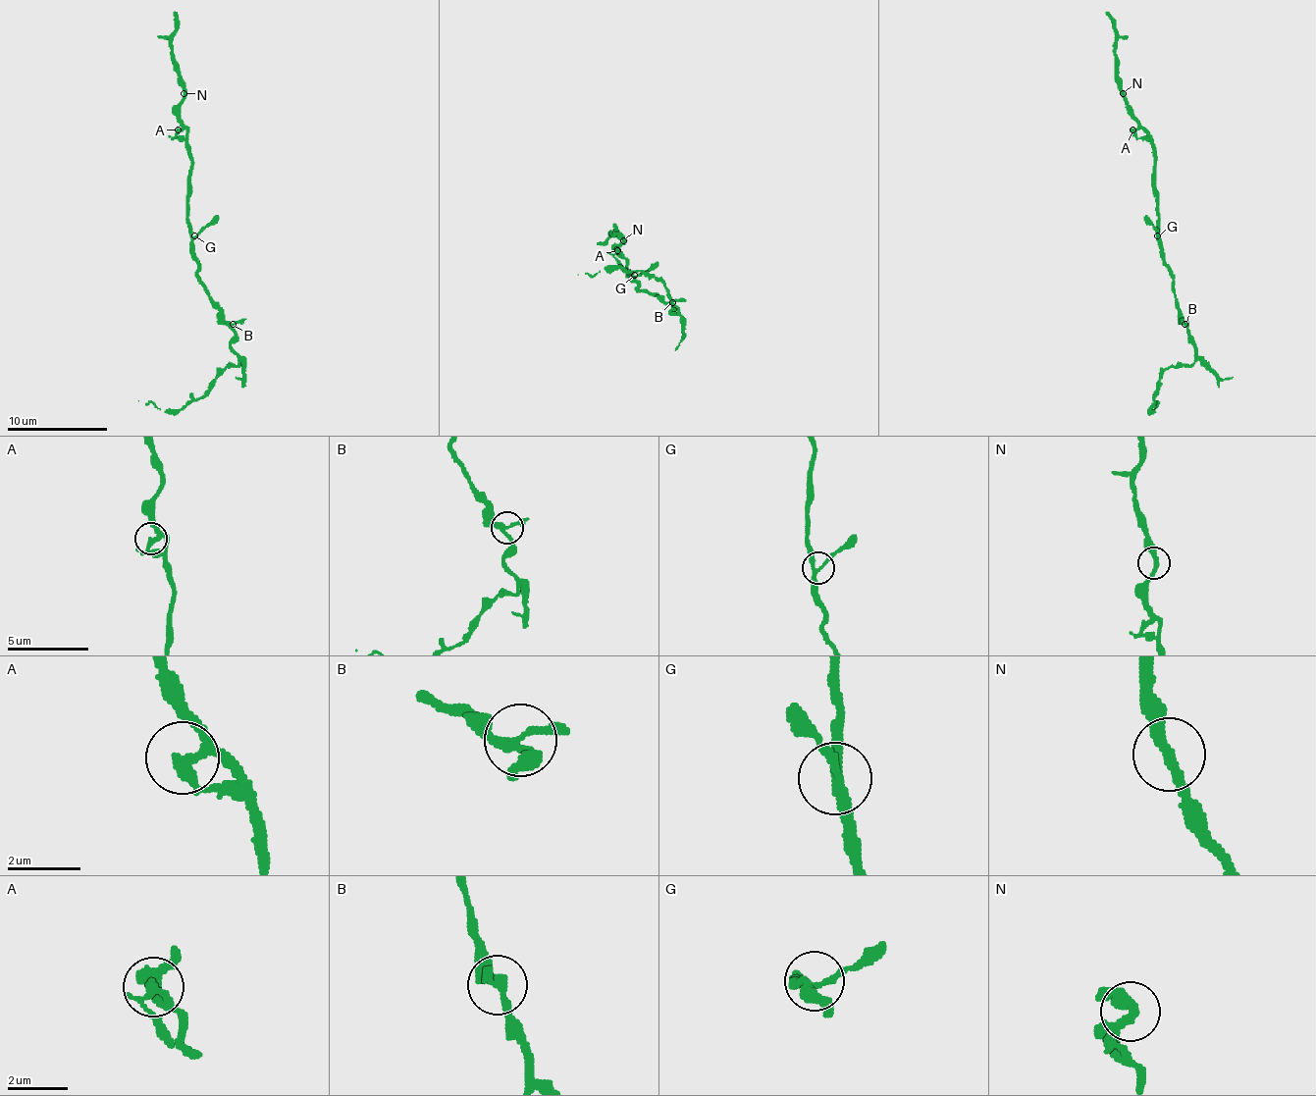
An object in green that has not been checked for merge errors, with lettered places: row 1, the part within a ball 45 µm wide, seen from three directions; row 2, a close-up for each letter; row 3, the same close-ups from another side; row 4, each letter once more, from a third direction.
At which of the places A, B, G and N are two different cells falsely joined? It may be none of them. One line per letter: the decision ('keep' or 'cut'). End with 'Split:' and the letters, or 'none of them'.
A: keep
B: keep
G: keep
N: keep
Split: none of them

